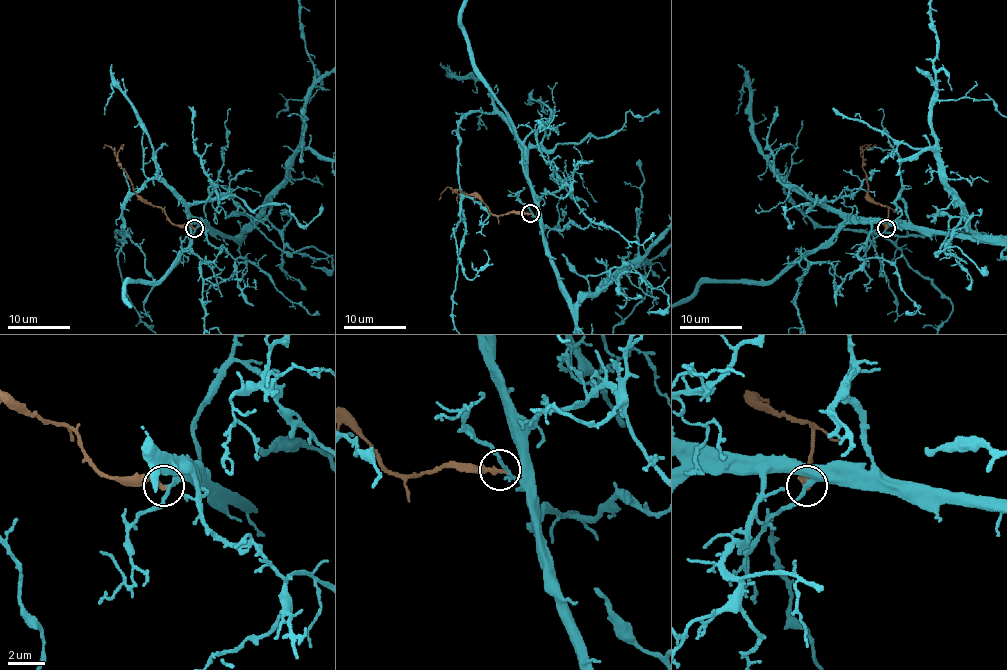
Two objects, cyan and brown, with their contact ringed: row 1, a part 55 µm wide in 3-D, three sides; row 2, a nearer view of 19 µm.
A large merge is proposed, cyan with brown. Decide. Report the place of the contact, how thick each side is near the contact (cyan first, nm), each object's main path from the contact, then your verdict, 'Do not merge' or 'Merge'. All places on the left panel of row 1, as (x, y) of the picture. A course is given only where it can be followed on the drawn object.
Place: (194, 228). Thickness 150 nm (cyan) against 240 nm. Course of cyan: (195, 228), (201, 223), (192, 223), (192, 242), (158, 281), (125, 285), (131, 305). Course of brown: (193, 228), (175, 225), (165, 211), (147, 203), (137, 194), (117, 154), (106, 144), (103, 147). Merge

